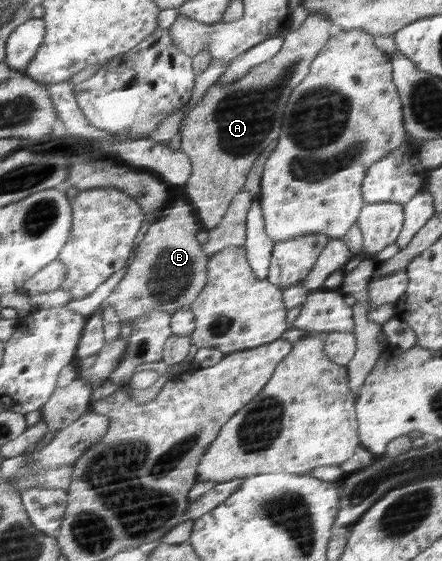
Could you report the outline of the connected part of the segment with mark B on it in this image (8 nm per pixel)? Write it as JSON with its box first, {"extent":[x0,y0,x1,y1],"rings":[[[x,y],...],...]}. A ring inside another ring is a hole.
{"extent":[97,197,210,322],"rings":[[[182,197],[173,205],[172,213],[162,223],[155,223],[149,228],[143,243],[137,251],[136,258],[116,286],[97,311],[104,314],[108,307],[113,306],[121,322],[135,322],[152,310],[166,310],[174,315],[181,309],[190,309],[198,299],[210,279],[210,261],[203,251],[198,234],[205,230],[196,223],[194,207]]]}

